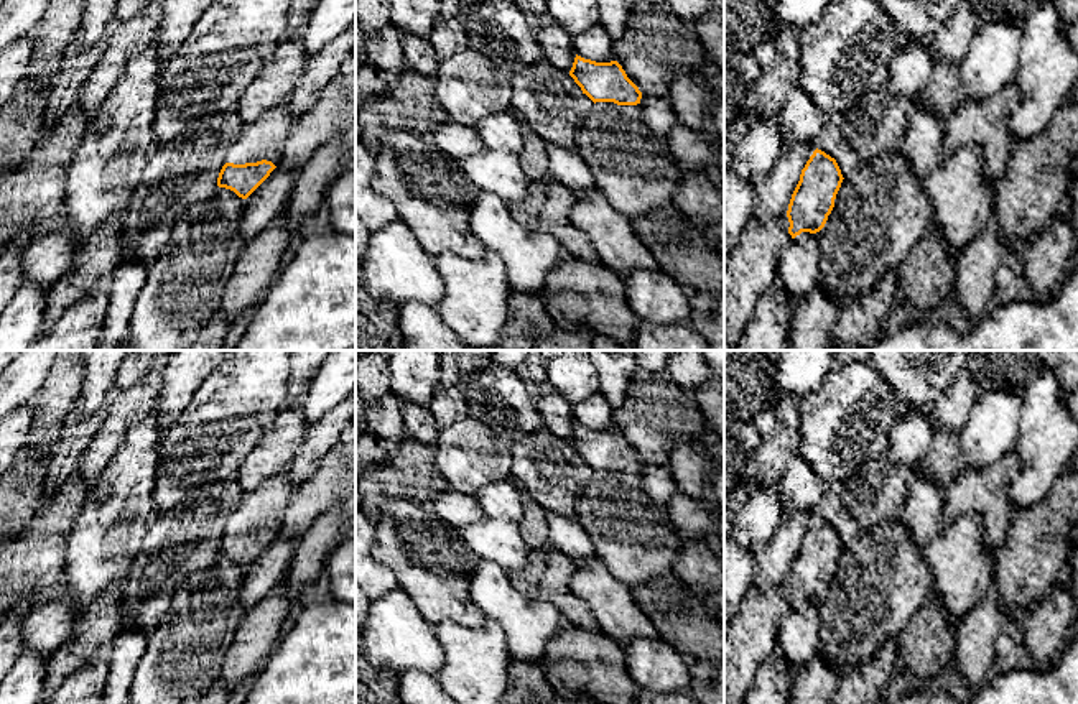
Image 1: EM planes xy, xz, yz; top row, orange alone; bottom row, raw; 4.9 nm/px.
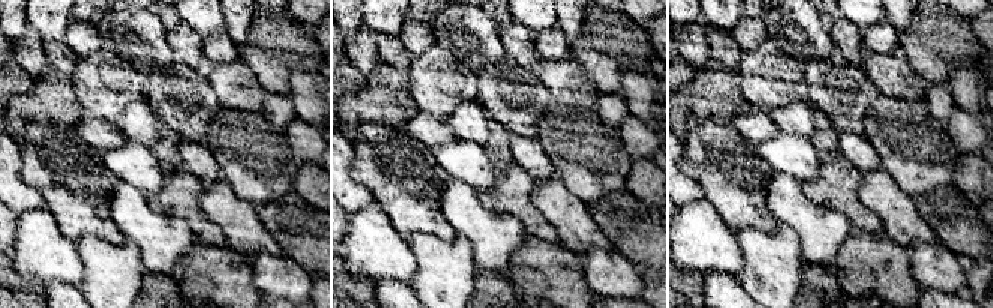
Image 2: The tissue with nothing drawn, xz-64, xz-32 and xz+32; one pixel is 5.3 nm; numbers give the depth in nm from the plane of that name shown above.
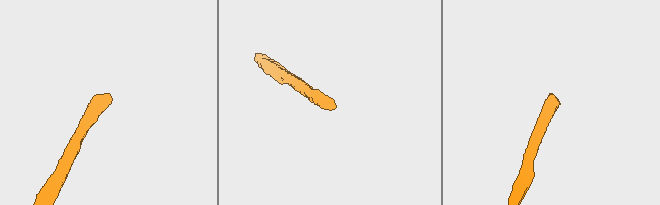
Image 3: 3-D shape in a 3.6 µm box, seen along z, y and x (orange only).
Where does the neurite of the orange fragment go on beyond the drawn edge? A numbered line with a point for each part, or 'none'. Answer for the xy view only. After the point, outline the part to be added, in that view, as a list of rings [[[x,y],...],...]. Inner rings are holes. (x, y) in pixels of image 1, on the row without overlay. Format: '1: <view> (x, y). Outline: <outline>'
1: xy (264, 507). Outline: [[[288,470],[265,480],[255,490],[242,495],[229,516],[225,531],[245,533],[267,528],[278,535],[293,490]]]

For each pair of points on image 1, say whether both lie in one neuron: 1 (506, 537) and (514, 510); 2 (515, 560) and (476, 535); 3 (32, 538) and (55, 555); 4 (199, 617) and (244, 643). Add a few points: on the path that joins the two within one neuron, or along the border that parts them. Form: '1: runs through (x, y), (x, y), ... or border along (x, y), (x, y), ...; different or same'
1: border along (486, 515), (509, 518), (517, 523); different
2: runs through (506, 550), (496, 540), (486, 538); same
3: runs through (37, 538), (50, 550); same
4: border along (244, 614), (219, 673); different

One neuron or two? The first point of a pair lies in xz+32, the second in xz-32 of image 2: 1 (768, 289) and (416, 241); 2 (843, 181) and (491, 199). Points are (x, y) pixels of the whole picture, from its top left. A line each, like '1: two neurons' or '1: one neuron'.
1: one neuron
2: one neuron

